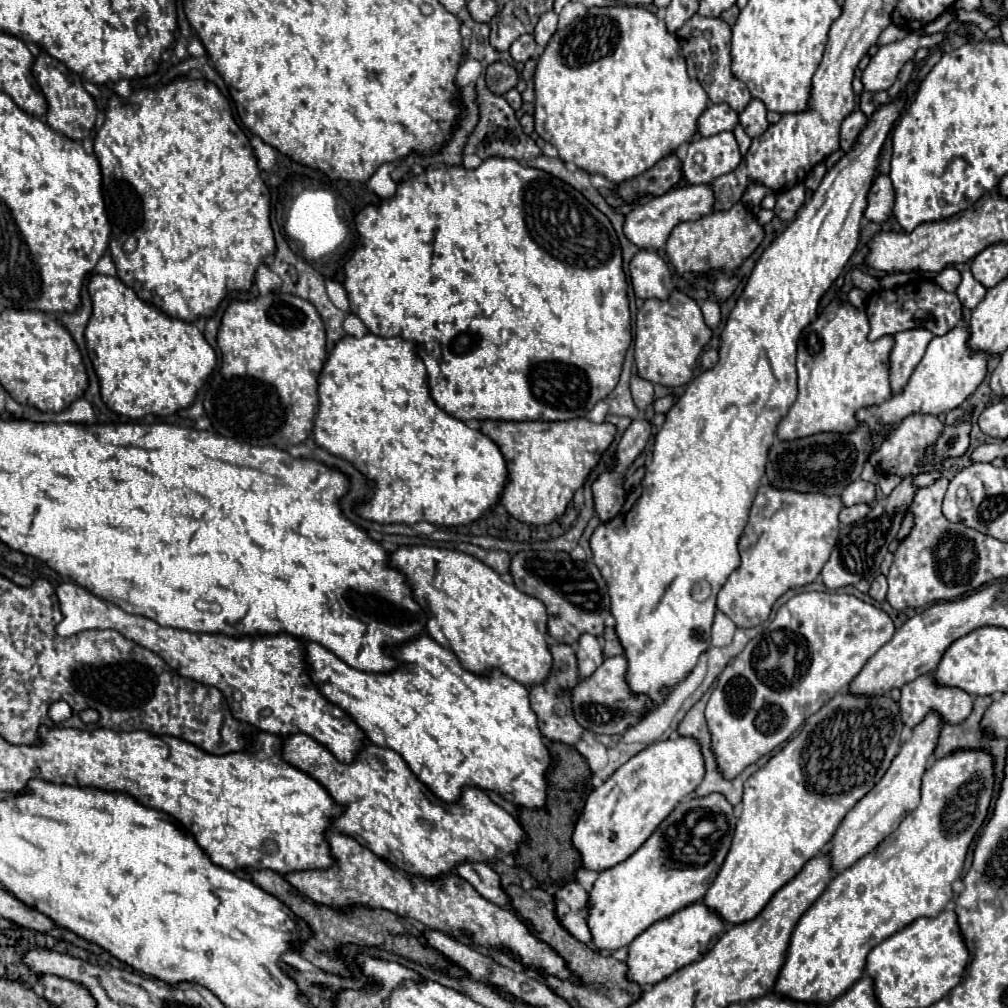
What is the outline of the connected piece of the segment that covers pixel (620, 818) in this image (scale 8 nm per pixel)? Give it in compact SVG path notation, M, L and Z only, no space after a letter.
M675 737L659 741L631 757L601 787L593 789L575 823L573 845L579 849L583 869L607 871L631 857L675 805L701 783L703 757L695 739Z

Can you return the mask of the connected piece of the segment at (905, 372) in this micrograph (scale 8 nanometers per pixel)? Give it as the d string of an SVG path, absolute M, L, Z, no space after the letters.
M911 329L895 335L895 345L889 355L889 381L893 393L903 391L913 369L923 359L931 339L933 335L925 329Z

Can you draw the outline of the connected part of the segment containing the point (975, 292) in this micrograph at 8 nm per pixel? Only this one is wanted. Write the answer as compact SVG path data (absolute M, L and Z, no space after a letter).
M963 271L963 279L961 279L961 283L959 283L955 293L957 293L959 301L963 303L963 307L975 309L983 301L987 289L969 271Z

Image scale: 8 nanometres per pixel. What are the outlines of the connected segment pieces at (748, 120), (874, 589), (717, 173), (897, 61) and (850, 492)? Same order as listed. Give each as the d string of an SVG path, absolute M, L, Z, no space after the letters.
M753 99L753 101L747 105L747 109L739 115L739 123L743 125L743 129L745 129L745 133L747 133L749 137L759 137L759 135L763 135L765 129L769 127L765 115L767 115L765 105L763 105L759 99Z
M883 575L875 577L875 581L871 583L871 589L869 589L869 595L875 601L883 601L885 599L885 595L887 595L887 579Z
M731 131L697 139L689 145L683 173L689 183L713 183L741 163L739 145Z
M909 33L905 39L889 43L879 47L879 51L871 57L869 65L865 67L863 75L861 75L861 83L865 91L887 91L901 67L915 57L915 51L919 47L933 47L937 43L941 43L945 39L943 33L935 33L935 35L917 35L917 33Z
M861 479L847 485L847 489L841 493L841 501L845 507L857 505L857 503L871 503L873 499L875 499L875 485Z

